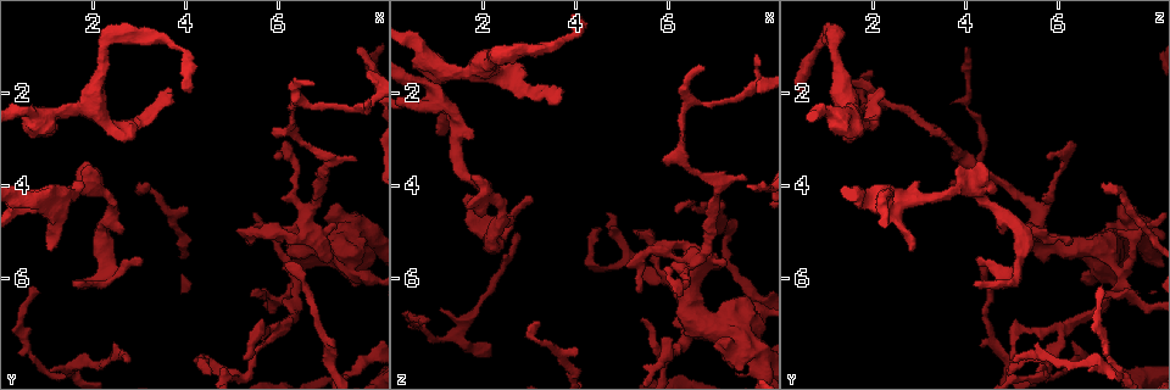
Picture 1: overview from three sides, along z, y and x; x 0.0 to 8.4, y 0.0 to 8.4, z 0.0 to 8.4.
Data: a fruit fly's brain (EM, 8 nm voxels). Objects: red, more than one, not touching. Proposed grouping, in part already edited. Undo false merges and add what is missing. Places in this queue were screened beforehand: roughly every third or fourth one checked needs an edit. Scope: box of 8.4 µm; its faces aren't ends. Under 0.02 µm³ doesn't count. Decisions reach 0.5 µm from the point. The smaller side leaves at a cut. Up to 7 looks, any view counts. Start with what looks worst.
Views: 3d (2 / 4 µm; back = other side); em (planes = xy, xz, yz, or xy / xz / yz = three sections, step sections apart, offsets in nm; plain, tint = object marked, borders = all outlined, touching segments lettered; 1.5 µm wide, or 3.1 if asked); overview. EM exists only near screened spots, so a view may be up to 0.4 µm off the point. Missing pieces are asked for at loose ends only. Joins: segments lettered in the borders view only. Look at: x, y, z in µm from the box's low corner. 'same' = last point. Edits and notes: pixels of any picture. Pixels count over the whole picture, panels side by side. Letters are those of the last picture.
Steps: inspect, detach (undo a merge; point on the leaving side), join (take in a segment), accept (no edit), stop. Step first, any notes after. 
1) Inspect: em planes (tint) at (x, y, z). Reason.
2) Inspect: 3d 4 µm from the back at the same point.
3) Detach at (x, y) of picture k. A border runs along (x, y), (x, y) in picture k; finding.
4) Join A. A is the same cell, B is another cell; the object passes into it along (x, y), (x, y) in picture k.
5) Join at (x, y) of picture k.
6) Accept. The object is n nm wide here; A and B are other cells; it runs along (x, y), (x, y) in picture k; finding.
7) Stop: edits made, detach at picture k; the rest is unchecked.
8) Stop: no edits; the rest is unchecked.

Inspect: em planes (borders) at (7.20, 4.45, 7.40). Thick end.

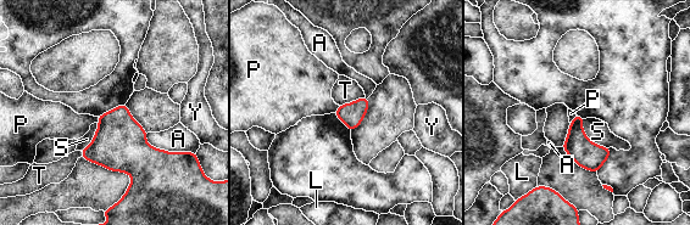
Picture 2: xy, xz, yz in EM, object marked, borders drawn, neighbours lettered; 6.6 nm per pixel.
Accept. A, L, P, S, T and Y are other cells; a border runs along (583, 119), (584, 134), (608, 147) in picture 2; no lettered segment goes on from it.

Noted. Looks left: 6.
Inspect: 3d 4 µm at (5.30, 7.75, 4.95). An open end.

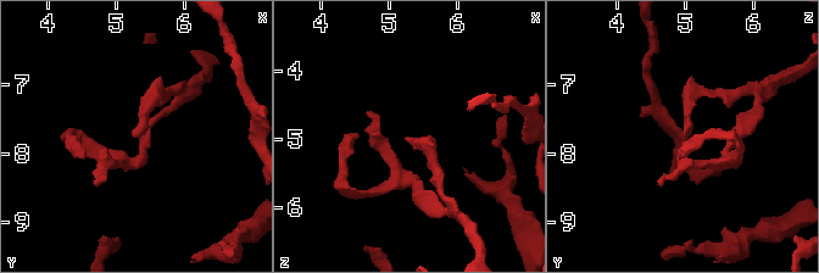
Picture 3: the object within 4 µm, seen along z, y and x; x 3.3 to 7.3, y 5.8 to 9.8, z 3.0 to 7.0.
Inspect: em planes (borders) at (5.30, 7.80, 5.00). Need the tissue.

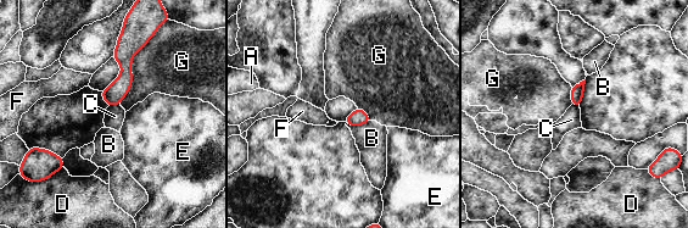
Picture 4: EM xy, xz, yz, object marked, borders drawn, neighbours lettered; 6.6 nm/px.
Accept. A, B, C, D, E, F and G are other cells; a border runs along (119, 104), (108, 106) in picture 4; none of them fits.

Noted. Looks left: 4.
Inspect: em planes (tint) at (6.75, 1.80, 1.50). Branch stops here.

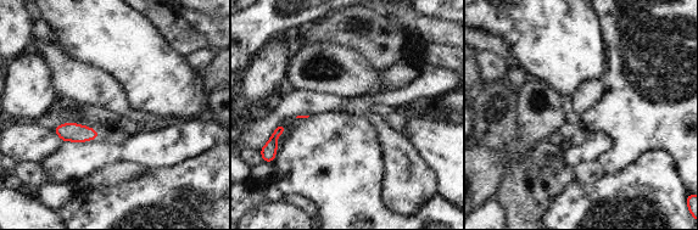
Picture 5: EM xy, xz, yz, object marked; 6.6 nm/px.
Inspect: em planes (borders) at the same point.

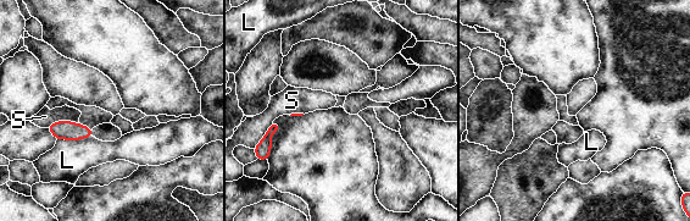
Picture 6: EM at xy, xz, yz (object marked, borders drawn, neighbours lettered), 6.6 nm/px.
Accept. L and S are other cells; a border runs along (92, 136), (84, 139), (56, 141) in picture 6; no lettered segment goes on from it.

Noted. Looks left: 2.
Stop: no edits; the rest is unchecked.

